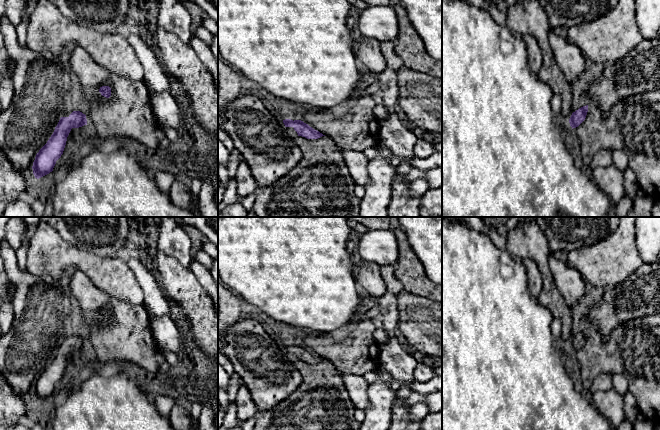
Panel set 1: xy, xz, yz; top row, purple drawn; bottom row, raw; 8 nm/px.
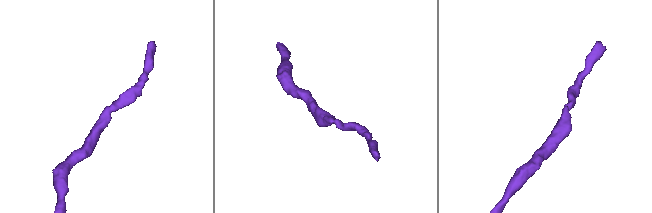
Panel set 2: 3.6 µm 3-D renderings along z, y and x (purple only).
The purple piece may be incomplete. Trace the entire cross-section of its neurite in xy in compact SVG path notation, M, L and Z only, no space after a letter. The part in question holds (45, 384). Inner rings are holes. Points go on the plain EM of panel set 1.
M73 335L68 341L61 341L47 367L36 378L33 386L33 398L39 403L50 396L56 385L63 378L67 361L72 352L87 349L86 339L80 335Z

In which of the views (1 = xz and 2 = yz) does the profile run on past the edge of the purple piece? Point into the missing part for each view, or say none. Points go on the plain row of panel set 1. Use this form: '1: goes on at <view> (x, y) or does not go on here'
1: does not go on here
2: does not go on here

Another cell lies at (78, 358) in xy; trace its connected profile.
M84 349L79 352L72 352L70 359L74 363L75 371L78 371L78 366L82 365L92 357L92 354L89 349Z

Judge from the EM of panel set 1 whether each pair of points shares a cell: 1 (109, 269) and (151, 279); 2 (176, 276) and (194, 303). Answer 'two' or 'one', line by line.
1: two
2: one

